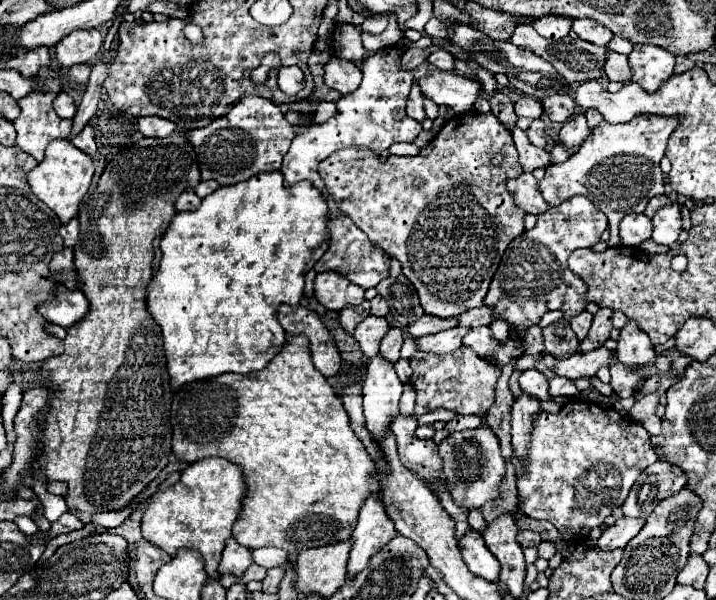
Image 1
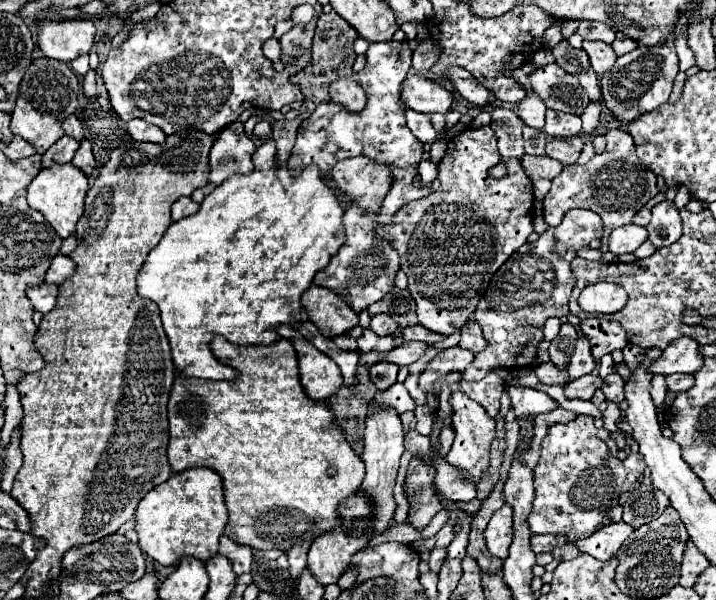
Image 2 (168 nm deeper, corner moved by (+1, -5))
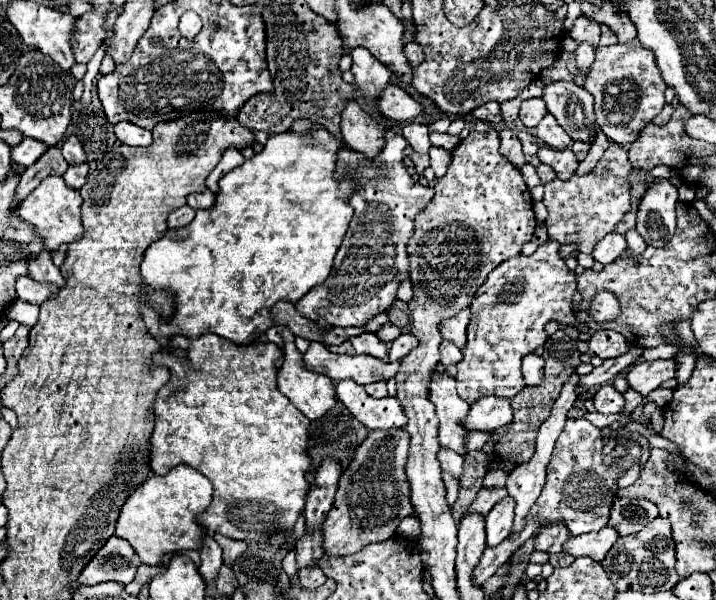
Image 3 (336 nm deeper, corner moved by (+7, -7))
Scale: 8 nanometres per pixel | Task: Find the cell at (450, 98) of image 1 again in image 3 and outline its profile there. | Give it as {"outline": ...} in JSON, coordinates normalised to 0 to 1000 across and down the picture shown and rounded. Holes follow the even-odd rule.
{"outline":[[[545,140],[534,150],[534,160],[528,160],[525,183],[545,203],[567,203],[573,197],[581,197],[589,187],[589,177],[561,147]]]}

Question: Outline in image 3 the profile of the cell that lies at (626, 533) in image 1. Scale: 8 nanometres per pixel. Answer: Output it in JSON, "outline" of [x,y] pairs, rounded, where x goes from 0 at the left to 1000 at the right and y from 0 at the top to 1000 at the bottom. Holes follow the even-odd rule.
{"outline":[[[846,877],[846,880],[835,883],[835,887],[824,887],[824,890],[813,890],[813,893],[799,893],[788,907],[788,920],[799,923],[802,930],[821,927],[821,930],[838,937],[846,927],[846,920],[858,910],[860,900],[863,900],[863,890],[858,887],[858,880]]]}

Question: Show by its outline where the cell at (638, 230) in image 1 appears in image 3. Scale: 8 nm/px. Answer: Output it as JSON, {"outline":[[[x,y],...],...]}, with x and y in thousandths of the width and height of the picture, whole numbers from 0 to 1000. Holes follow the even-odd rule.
{"outline":[[[852,387],[846,390],[827,417],[827,427],[832,437],[838,440],[852,440],[858,437],[869,420],[874,417],[874,397],[869,390],[860,390],[860,387]]]}

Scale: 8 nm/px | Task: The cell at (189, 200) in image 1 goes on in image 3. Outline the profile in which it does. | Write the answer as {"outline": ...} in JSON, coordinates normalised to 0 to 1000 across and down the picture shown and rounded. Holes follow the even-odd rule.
{"outline":[[[254,343],[249,350],[243,350],[237,360],[235,360],[235,377],[237,380],[251,380],[251,377],[260,377],[268,370],[274,350],[268,350],[265,343]]]}

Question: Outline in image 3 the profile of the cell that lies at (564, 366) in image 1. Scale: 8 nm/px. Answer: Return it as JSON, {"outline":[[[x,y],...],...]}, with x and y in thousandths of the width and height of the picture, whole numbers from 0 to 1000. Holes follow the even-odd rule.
{"outline":[[[749,590],[732,593],[732,600],[729,600],[729,623],[732,623],[732,633],[735,633],[737,643],[746,643],[746,640],[757,637],[757,627],[760,627],[757,613],[760,613],[757,593],[749,593]]]}

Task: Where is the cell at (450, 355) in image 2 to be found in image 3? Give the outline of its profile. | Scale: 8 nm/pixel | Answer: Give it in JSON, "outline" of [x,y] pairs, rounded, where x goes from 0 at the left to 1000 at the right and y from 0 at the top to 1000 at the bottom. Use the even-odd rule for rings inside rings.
{"outline":[[[617,567],[615,573],[615,607],[640,607],[640,600],[645,600],[645,587],[642,580],[628,570],[628,567]]]}

